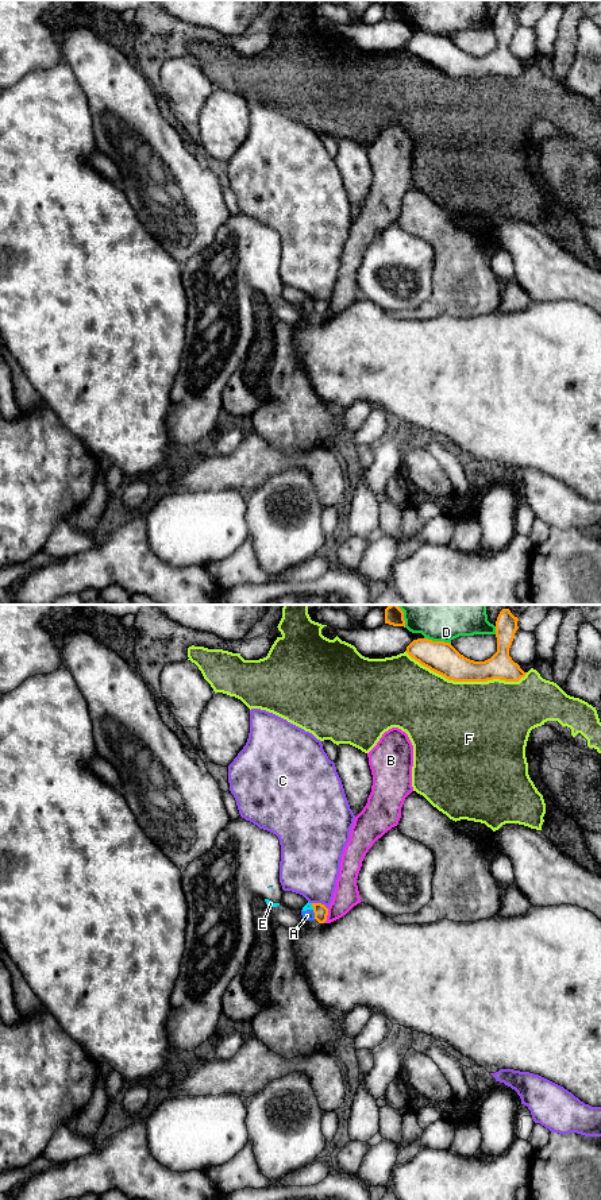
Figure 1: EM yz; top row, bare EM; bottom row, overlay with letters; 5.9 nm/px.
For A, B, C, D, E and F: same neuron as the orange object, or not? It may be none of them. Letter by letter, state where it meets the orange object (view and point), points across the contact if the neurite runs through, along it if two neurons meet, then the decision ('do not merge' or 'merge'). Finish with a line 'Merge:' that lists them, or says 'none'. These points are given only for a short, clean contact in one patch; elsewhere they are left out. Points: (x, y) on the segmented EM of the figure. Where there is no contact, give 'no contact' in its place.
A: meets orange in yz at (315, 914); border along yz (312, 910), (315, 918); do not merge
B: meets orange in yz at (327, 914); border along yz (328, 909), (327, 918), (323, 922); do not merge
C: meets orange in yz at (320, 903); do not merge
D: meets orange in yz at (438, 641); do not merge
E: meets orange in yz at (312, 906); border along yz (311, 903), (314, 909); do not merge
F: meets orange in yz at (466, 680); do not merge
Merge: none

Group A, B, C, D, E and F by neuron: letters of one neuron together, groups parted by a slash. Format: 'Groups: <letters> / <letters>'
Groups: A E / B / C / D / F

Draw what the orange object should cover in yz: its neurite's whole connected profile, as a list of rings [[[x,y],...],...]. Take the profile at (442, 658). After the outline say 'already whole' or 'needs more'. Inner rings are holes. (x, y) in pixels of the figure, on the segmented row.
[[[502,609],[496,621],[497,652],[485,661],[474,661],[461,655],[450,643],[428,638],[413,640],[407,653],[421,665],[454,682],[488,682],[500,679],[519,682],[525,676],[509,656],[509,648],[519,629],[519,618]]]; already whole

